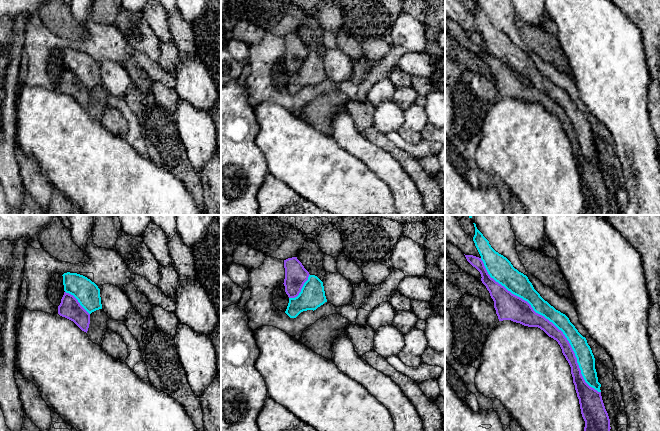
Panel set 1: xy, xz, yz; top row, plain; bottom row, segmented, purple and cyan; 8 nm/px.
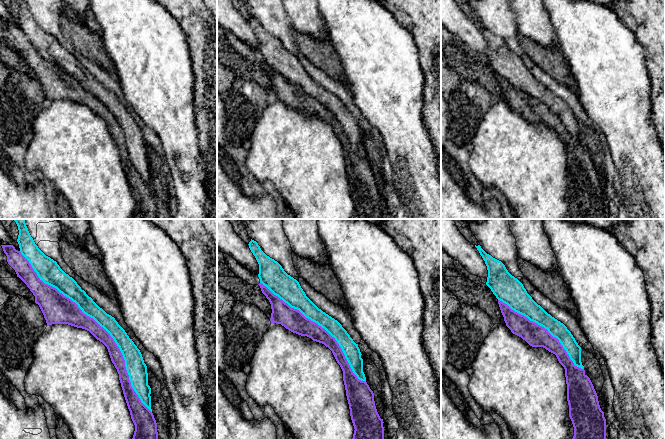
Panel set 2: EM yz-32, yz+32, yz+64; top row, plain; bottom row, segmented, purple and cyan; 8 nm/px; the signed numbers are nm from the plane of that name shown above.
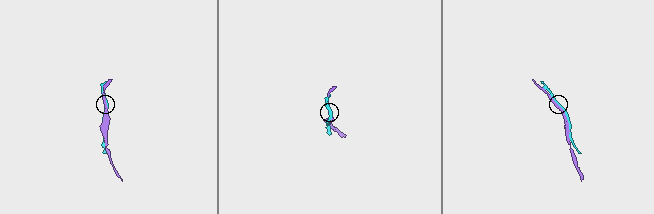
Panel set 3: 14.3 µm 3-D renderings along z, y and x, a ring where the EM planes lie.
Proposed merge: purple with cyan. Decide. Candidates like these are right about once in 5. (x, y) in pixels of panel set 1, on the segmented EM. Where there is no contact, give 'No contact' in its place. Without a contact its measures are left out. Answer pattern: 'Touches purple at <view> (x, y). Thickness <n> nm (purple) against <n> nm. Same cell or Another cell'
Touches purple at yz (548, 320). Thickness 190 nm (purple) against 120 nm. Another cell

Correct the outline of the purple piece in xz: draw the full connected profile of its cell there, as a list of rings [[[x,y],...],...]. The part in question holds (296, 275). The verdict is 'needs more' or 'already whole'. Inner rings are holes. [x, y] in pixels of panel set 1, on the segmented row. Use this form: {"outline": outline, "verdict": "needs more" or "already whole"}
{"outline": [[[297,257],[284,260],[285,292],[289,298],[295,298],[301,292],[304,283],[308,280],[309,272],[304,268]]], "verdict": "already whole"}

